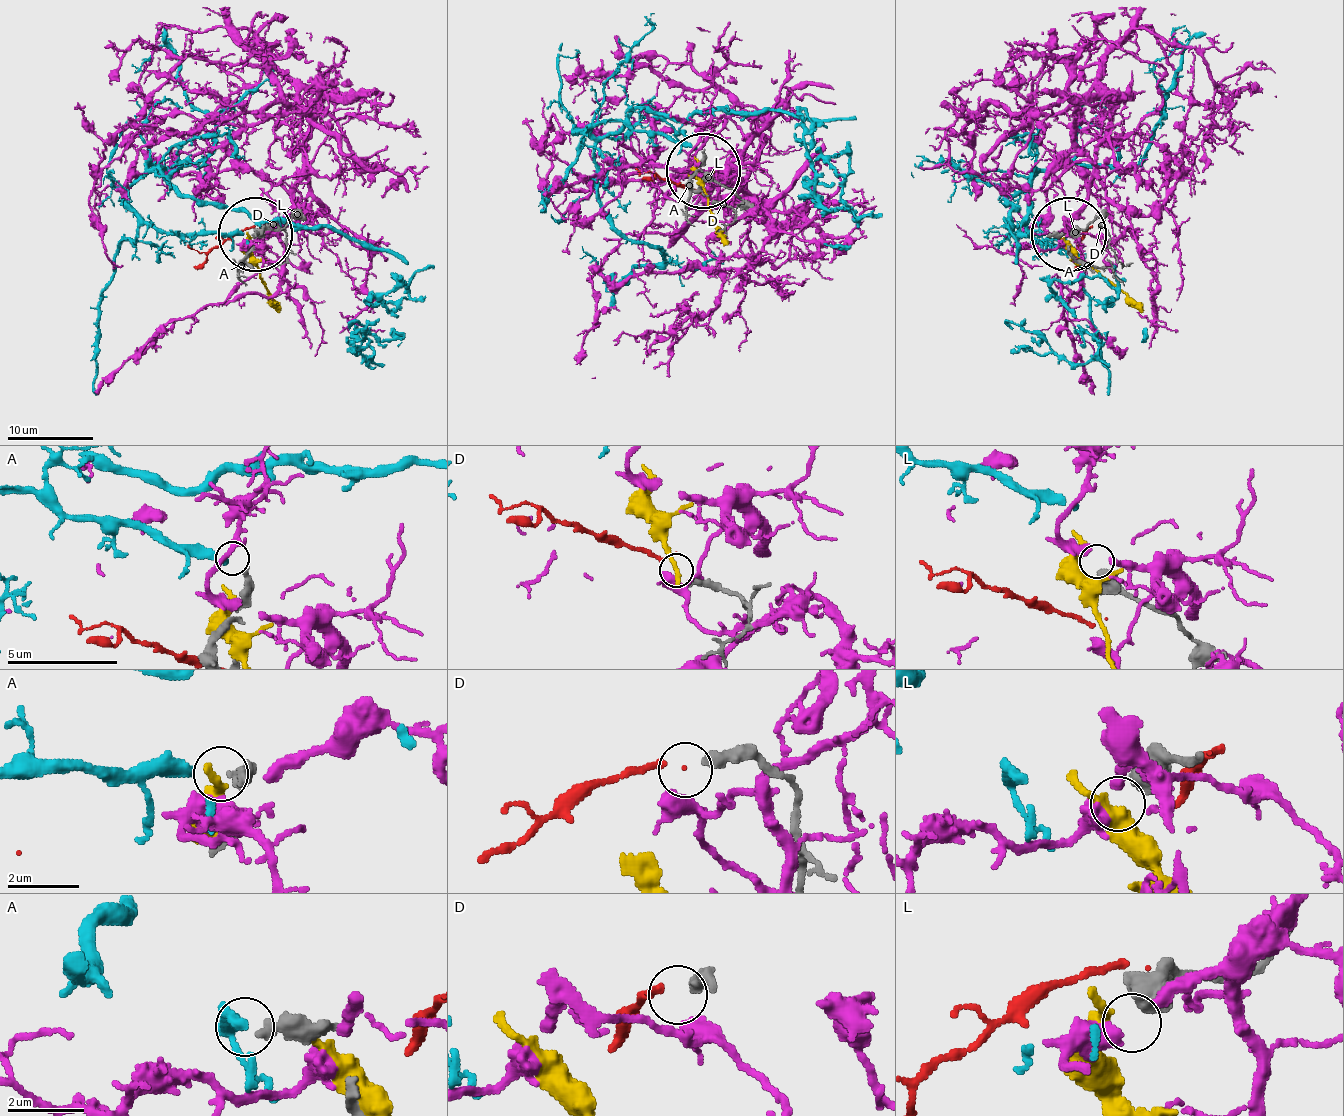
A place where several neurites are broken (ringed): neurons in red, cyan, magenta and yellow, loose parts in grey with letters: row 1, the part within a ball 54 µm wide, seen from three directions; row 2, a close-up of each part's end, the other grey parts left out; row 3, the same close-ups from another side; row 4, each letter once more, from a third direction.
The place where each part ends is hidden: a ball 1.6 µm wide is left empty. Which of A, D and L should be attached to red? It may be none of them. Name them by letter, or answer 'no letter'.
D

